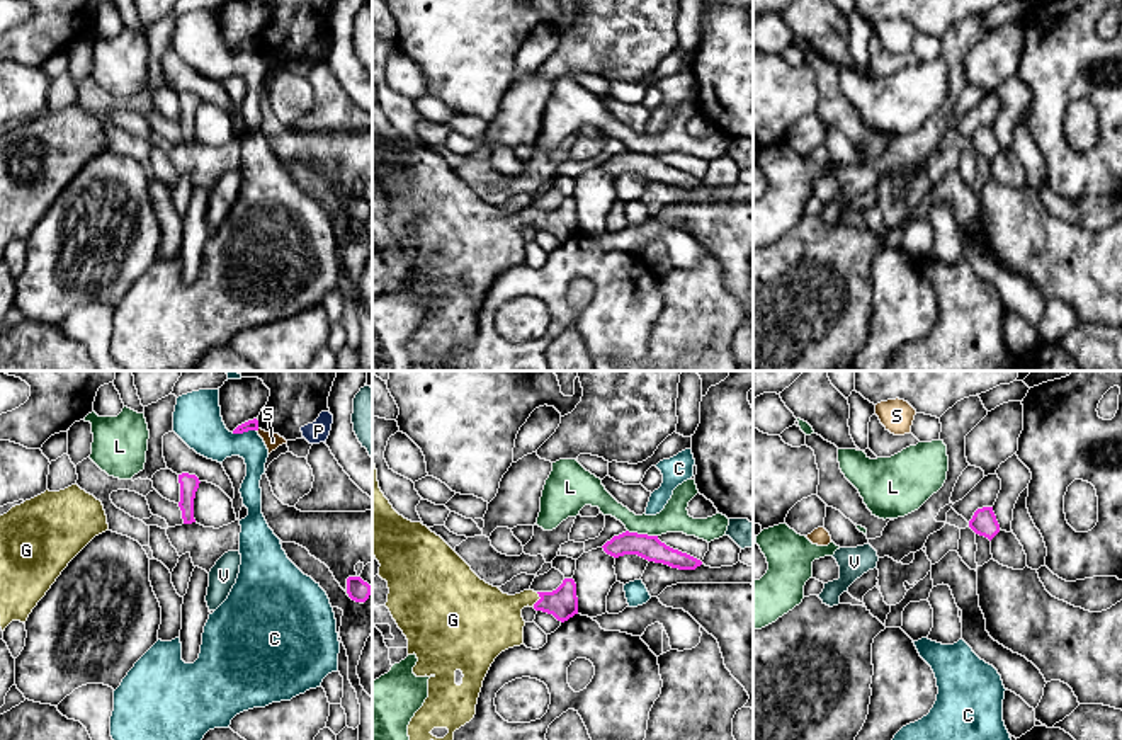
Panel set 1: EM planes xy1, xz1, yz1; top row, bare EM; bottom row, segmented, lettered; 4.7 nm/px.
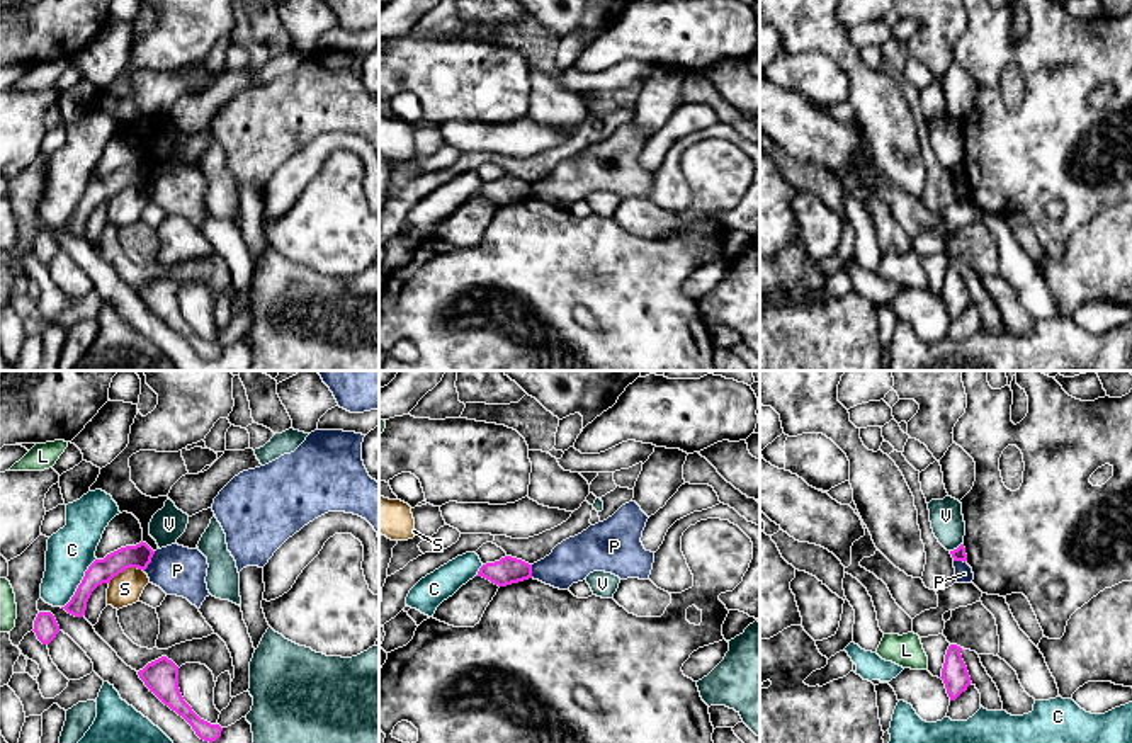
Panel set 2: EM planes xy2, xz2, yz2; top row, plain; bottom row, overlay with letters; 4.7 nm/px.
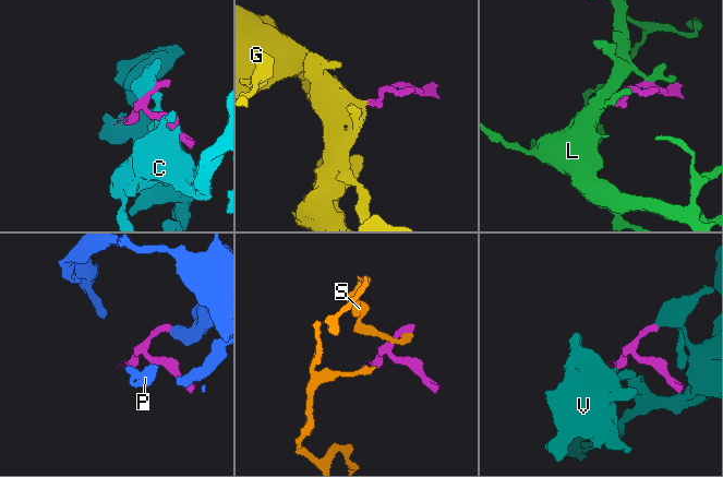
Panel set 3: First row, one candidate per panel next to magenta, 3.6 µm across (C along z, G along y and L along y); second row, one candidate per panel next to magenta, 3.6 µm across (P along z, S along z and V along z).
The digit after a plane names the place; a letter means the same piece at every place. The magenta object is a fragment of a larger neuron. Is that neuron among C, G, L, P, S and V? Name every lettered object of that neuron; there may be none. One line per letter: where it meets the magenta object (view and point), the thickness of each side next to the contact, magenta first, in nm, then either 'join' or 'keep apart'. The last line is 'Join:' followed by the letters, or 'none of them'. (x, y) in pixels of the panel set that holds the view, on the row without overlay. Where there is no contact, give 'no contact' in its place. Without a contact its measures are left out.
C: xy2 (80, 203) | 110/220 nm | keep apart
G: xz1 (539, 218) | 140/300 nm | join
L: xz1 (643, 153) | 120/140 nm | keep apart
P: xy2 (150, 181) | 110/240 nm | keep apart
S: xy2 (124, 187) | 110/150 nm | keep apart
V: yz2 (957, 167) | 60/160 nm | keep apart
Join: G

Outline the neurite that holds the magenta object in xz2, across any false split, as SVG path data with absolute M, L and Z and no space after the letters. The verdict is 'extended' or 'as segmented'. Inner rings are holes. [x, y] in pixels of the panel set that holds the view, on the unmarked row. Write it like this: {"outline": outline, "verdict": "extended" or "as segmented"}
{"outline": "M505 175L500 180L483 184L476 196L483 196L498 206L507 206L532 197L532 184Z", "verdict": "as segmented"}

